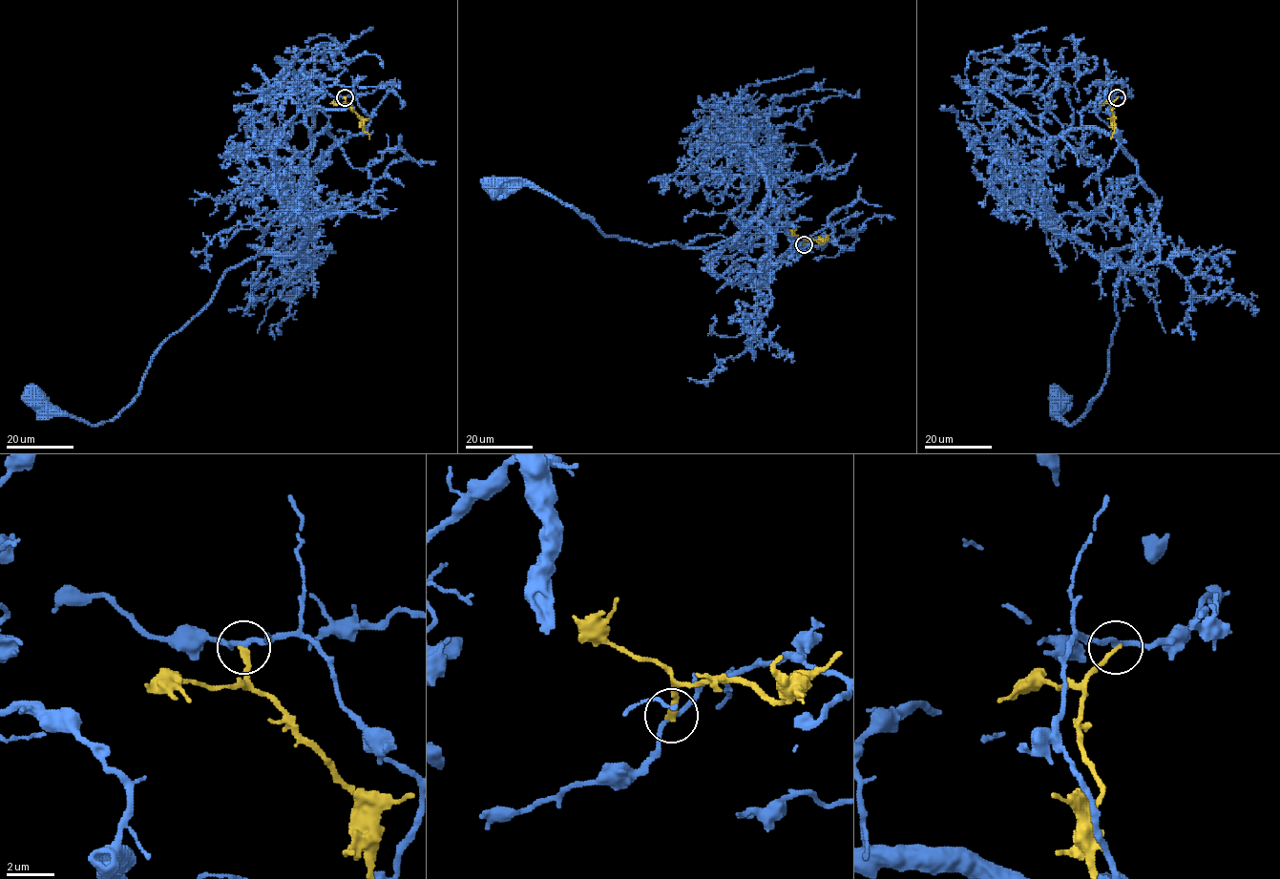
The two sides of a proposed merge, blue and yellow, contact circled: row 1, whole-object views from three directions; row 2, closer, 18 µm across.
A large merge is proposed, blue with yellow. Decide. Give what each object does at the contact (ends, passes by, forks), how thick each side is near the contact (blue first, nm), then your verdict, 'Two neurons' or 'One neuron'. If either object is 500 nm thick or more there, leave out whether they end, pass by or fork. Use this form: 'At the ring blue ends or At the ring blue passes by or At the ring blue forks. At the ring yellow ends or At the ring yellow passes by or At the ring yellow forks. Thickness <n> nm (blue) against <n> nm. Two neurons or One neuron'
At the ring blue passes by. At the ring yellow ends. Thickness 200 nm (blue) against 220 nm. Two neurons

